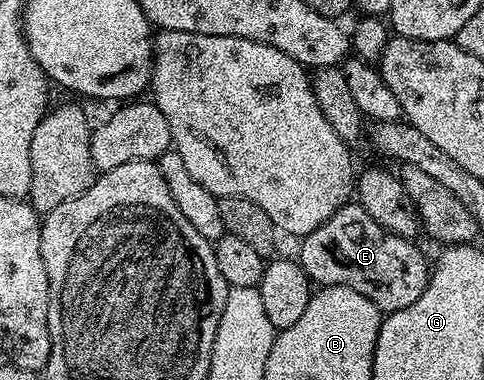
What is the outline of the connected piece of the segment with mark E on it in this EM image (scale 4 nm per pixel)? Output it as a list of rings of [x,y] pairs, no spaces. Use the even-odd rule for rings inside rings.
[[[356,202],[347,203],[335,210],[335,214],[331,214],[323,226],[311,230],[311,234],[304,236],[300,244],[300,266],[314,285],[347,286],[351,290],[359,290],[363,298],[371,298],[371,302],[375,302],[375,306],[385,314],[411,306],[415,298],[425,294],[425,288],[429,284],[431,264],[430,261],[425,261],[425,256],[416,248],[416,243],[399,234],[391,234],[379,226],[379,222],[375,222],[375,218],[371,218],[371,214],[367,214],[367,210],[363,210],[363,206]]]

